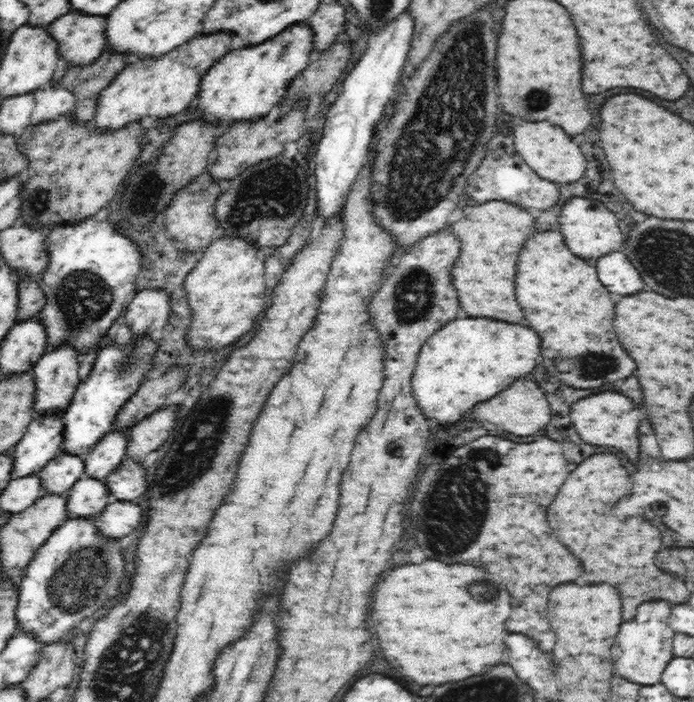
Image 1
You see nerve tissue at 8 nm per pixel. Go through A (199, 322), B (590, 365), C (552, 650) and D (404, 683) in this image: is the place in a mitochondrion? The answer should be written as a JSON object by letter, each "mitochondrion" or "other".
{"A":"other","B":"mitochondrion","C":"other","D":"other"}

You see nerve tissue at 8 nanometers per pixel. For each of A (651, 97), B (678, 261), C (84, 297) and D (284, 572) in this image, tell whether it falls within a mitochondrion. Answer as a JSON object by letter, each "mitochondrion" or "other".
{"A":"other","B":"mitochondrion","C":"mitochondrion","D":"other"}

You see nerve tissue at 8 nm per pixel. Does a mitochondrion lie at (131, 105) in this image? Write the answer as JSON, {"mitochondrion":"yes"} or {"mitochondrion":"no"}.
{"mitochondrion":"no"}

